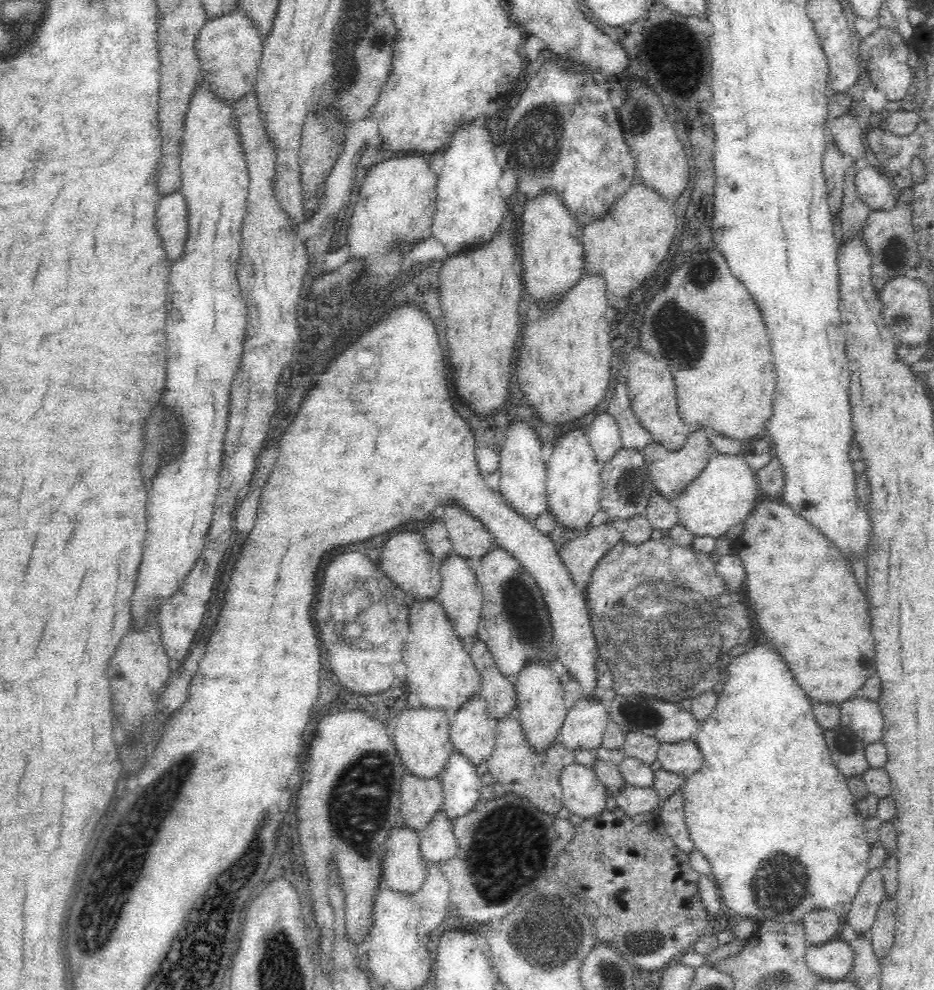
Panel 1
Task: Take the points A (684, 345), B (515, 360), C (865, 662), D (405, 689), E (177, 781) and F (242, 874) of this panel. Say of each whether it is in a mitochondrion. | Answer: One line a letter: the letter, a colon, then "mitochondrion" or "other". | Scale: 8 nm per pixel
A: mitochondrion
B: other
C: other
D: other
E: mitochondrion
F: mitochondrion

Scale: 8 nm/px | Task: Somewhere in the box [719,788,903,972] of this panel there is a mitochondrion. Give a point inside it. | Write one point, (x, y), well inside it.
(782, 891)

